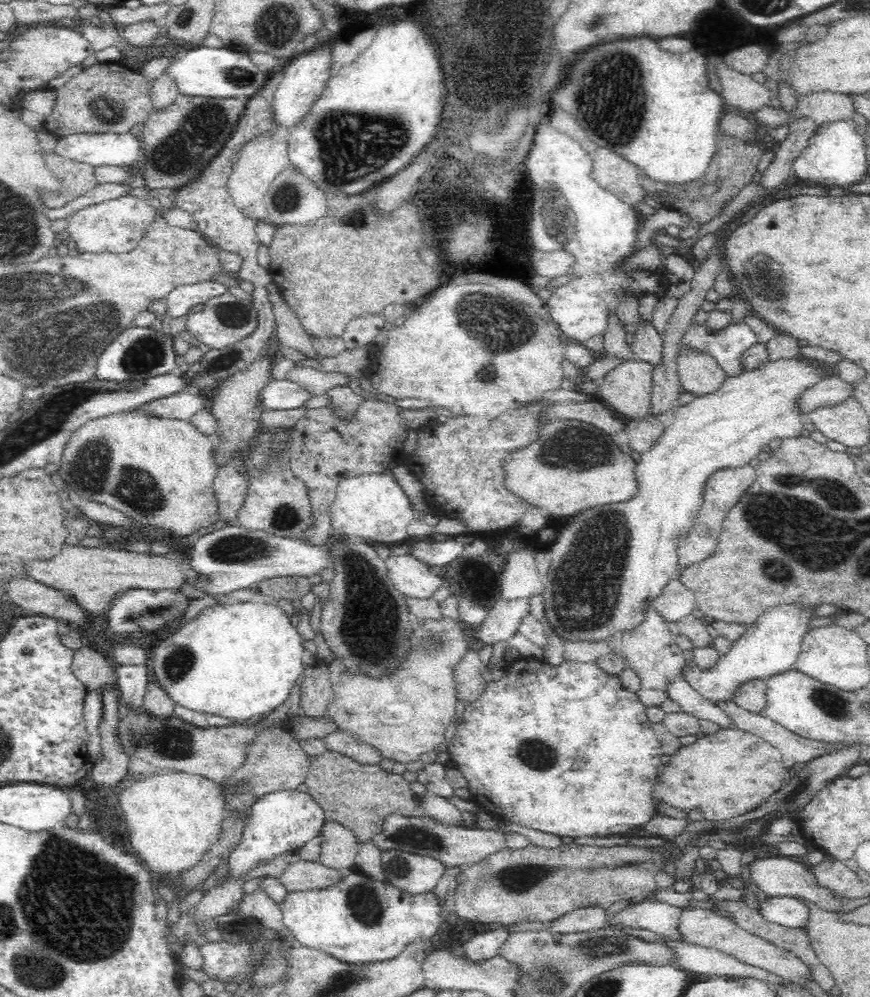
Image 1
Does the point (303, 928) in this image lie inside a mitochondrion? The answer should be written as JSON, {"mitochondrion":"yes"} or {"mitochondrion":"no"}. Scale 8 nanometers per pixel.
{"mitochondrion":"no"}

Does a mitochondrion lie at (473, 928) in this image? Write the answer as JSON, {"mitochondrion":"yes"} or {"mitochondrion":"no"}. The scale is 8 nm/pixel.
{"mitochondrion":"no"}

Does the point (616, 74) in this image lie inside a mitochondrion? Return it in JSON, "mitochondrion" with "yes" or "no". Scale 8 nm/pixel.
{"mitochondrion":"yes"}

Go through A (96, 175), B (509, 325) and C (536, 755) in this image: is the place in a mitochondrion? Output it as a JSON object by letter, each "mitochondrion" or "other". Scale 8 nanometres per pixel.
{"A":"other","B":"mitochondrion","C":"mitochondrion"}

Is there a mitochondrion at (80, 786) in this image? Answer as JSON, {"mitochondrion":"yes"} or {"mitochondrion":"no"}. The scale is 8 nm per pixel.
{"mitochondrion":"no"}

